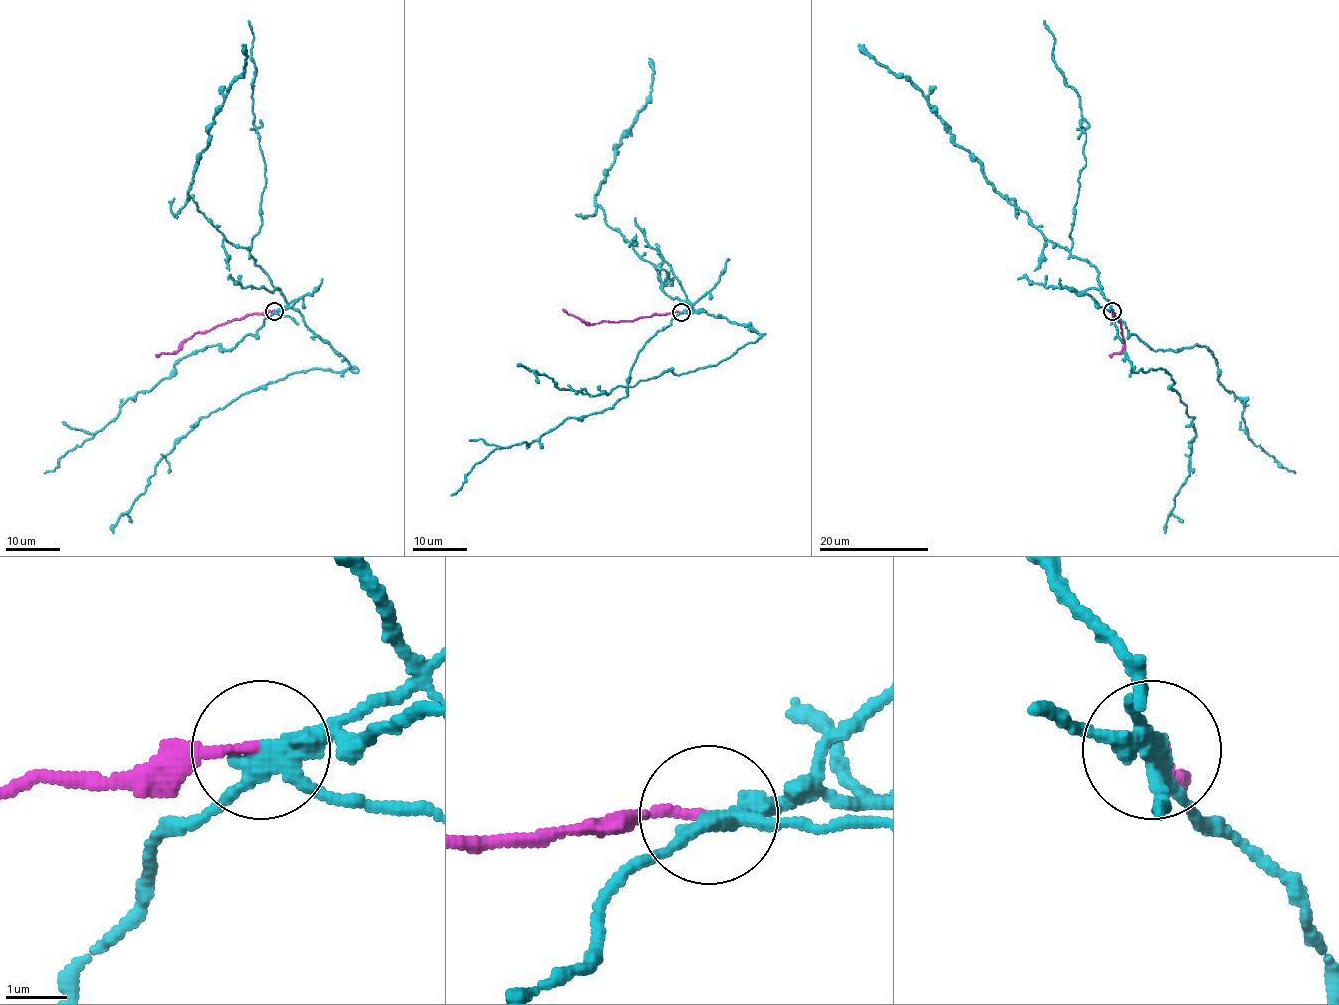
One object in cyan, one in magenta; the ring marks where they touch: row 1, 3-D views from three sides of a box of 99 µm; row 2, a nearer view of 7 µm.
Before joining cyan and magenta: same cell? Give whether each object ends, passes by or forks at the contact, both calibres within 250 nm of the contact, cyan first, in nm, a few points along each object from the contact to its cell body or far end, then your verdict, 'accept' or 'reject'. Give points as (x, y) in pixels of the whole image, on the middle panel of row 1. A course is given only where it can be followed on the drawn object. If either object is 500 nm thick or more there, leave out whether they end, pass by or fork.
cyan forks there; magenta ends there; 280 nm thick on the cyan side, 150 nm on the other; cyan runs (680, 311), (701, 310), (765, 333), (712, 366), (668, 370), (590, 396), (560, 389), (519, 365); magenta runs (680, 311), (653, 314), (633, 321), (586, 324), (563, 309); reject

